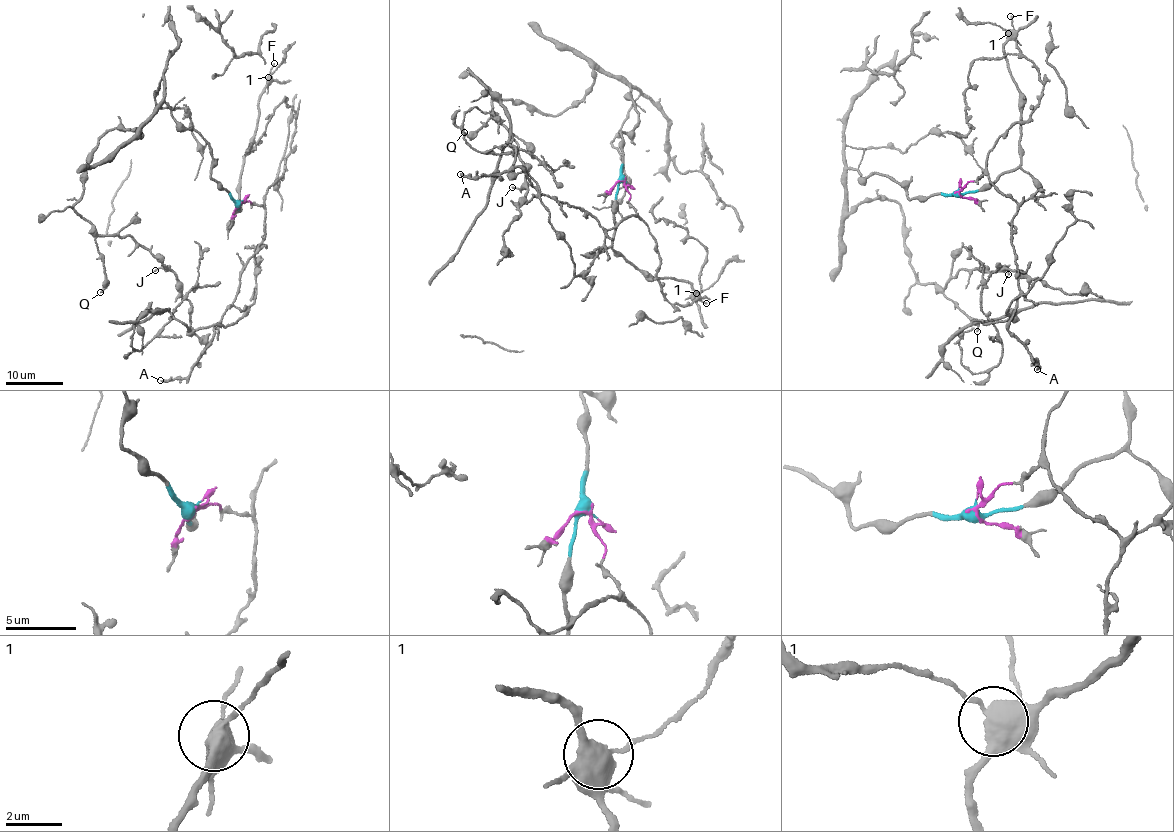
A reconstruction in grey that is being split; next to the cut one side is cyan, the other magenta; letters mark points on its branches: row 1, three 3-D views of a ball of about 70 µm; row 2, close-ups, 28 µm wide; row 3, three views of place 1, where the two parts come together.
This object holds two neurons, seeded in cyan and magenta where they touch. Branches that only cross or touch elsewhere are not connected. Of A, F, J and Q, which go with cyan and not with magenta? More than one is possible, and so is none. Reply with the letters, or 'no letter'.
F, J, Q

